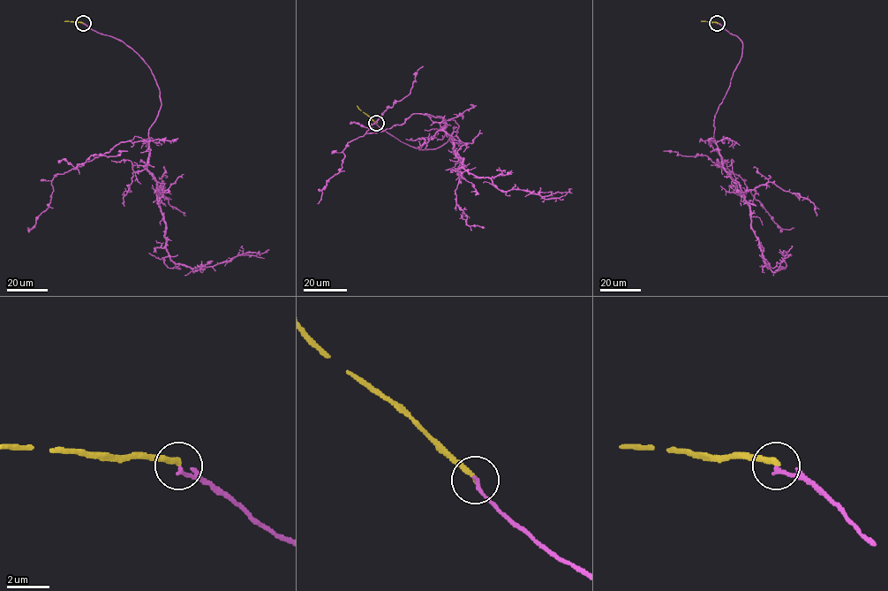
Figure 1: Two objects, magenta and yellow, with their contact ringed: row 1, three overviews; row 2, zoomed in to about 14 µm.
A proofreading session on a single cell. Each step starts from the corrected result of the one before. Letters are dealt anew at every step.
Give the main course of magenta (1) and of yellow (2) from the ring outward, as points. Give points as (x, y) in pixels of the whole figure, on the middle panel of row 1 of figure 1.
1: (376, 123), (435, 149), (456, 134), (454, 120), (443, 131), (470, 173), (505, 191), (572, 188)
2: (376, 123), (357, 106)

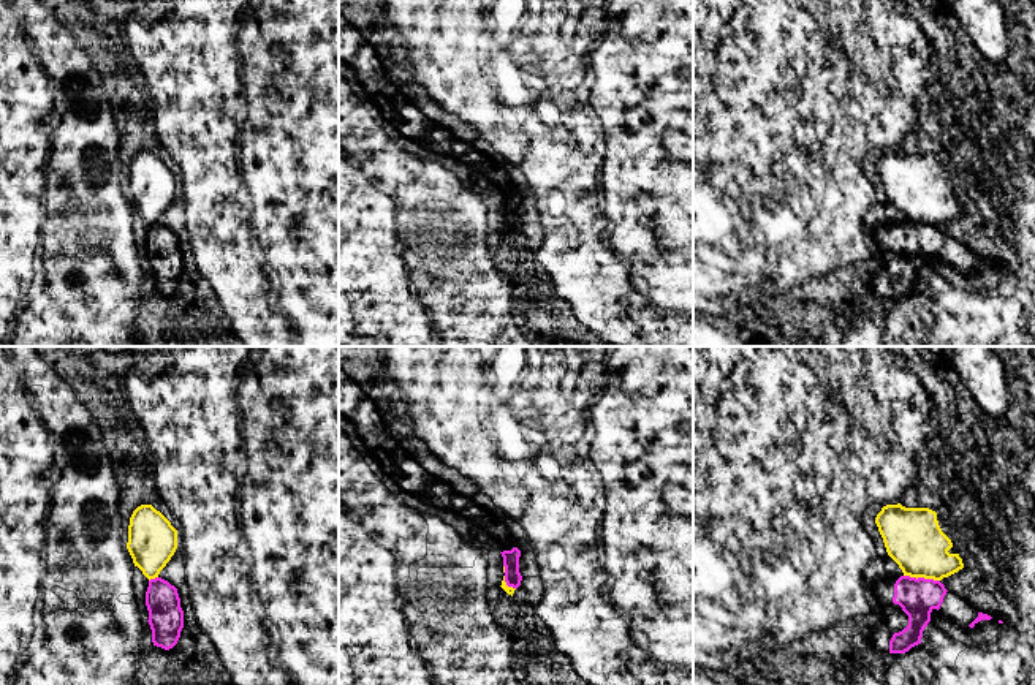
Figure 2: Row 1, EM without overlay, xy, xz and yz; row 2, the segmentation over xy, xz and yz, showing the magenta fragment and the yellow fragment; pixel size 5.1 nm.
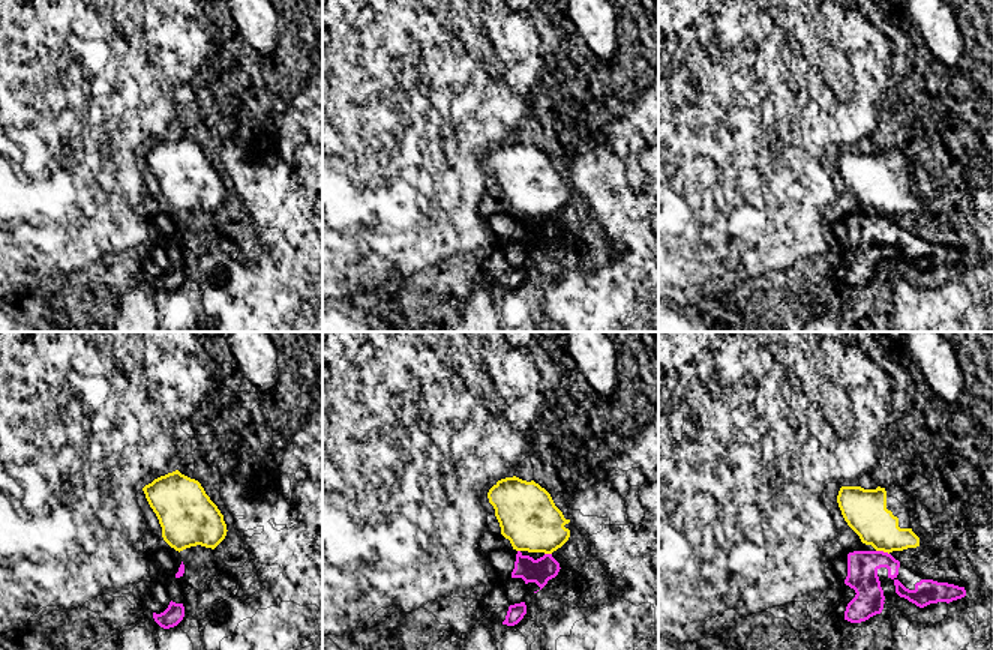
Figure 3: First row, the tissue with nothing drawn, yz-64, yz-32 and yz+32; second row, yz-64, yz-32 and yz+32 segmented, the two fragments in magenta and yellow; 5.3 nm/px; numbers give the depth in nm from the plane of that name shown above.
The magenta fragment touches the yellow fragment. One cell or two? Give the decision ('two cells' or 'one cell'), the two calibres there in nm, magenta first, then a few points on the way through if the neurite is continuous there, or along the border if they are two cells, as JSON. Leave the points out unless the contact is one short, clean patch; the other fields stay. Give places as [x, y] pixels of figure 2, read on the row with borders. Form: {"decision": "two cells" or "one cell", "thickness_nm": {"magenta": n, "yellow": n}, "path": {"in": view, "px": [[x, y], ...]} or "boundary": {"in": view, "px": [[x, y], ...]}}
{"decision": "two cells", "thickness_nm": {"magenta": 190, "yellow": 300}, "boundary": {"in": "yz", "px": [[904, 575], [939, 581]]}}

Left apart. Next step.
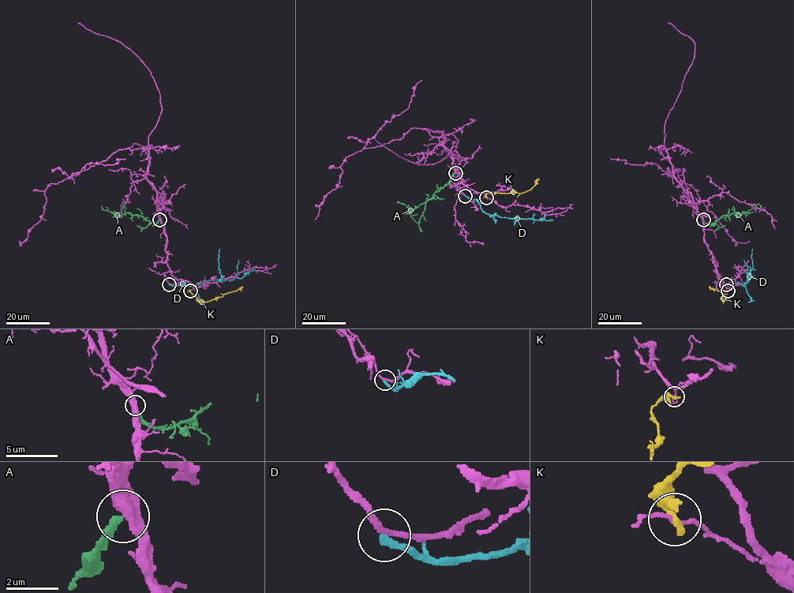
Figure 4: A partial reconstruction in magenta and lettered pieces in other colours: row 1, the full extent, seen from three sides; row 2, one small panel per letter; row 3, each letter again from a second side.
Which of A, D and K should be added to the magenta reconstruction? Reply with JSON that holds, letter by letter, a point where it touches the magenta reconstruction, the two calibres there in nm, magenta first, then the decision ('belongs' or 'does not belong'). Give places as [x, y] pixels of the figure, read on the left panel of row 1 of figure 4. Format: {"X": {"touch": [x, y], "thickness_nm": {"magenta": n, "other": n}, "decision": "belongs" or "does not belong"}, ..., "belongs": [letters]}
{"A": {"touch": [159, 219], "thickness_nm": {"magenta": 480, "other": 240}, "decision": "belongs"}, "D": {"touch": [169, 284], "thickness_nm": {"magenta": 180, "other": 260}, "decision": "does not belong"}, "K": {"touch": [190, 290], "thickness_nm": {"magenta": 120, "other": 480}, "decision": "does not belong"}, "belongs": ["A"]}

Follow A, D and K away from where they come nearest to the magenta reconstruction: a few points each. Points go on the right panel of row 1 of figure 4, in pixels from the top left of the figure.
A: (702, 219), (706, 223), (712, 223), (721, 216), (746, 212), (757, 204), (762, 209)
D: (726, 283), (728, 286), (739, 283), (745, 285), (750, 278), (750, 266)
K: (728, 290), (723, 293), (724, 302), (724, 294), (709, 286)

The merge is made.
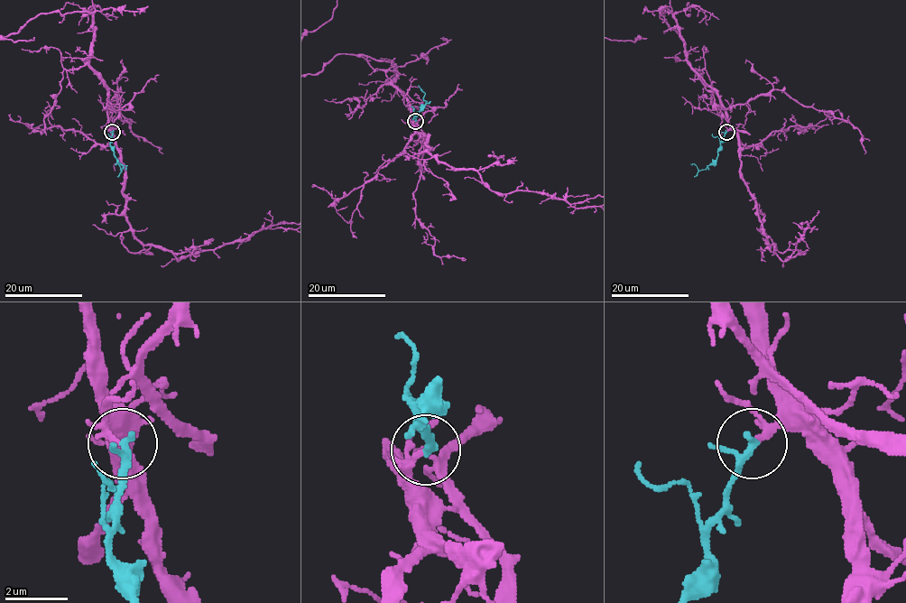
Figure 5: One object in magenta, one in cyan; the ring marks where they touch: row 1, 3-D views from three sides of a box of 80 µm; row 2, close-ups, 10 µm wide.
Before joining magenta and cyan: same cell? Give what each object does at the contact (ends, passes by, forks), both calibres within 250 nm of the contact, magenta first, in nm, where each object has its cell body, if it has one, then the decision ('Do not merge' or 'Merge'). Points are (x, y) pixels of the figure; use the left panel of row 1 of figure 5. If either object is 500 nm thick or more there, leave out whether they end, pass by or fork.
At the ring magenta forks. At the ring cyan passes by. Thickness 130 nm (magenta) against 200 nm. Soma of magenta: none. Soma of cyan: none. Merge

